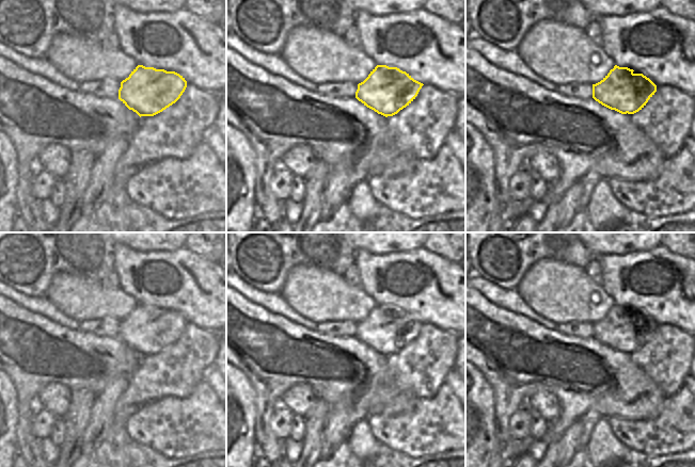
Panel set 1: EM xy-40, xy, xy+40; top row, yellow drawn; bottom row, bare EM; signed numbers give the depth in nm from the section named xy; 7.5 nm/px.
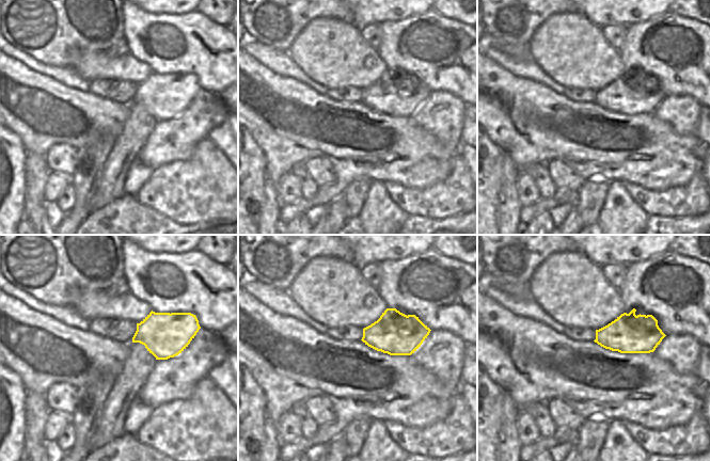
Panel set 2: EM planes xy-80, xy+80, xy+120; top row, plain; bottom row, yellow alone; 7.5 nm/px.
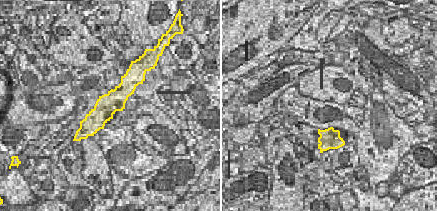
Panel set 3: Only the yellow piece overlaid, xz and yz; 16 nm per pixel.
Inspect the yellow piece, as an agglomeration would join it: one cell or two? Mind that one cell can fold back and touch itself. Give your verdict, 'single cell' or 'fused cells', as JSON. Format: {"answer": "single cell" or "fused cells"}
{"answer": "single cell"}

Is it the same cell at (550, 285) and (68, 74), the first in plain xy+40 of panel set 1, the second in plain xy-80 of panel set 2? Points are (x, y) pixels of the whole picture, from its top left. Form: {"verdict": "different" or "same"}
{"verdict": "different"}

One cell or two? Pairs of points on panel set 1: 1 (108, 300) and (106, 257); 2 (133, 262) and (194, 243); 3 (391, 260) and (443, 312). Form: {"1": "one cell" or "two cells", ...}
{"1": "two cells", "2": "two cells", "3": "one cell"}

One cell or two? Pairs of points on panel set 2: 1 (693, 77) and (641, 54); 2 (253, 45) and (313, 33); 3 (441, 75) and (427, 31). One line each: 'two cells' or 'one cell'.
1: one cell
2: two cells
3: one cell

